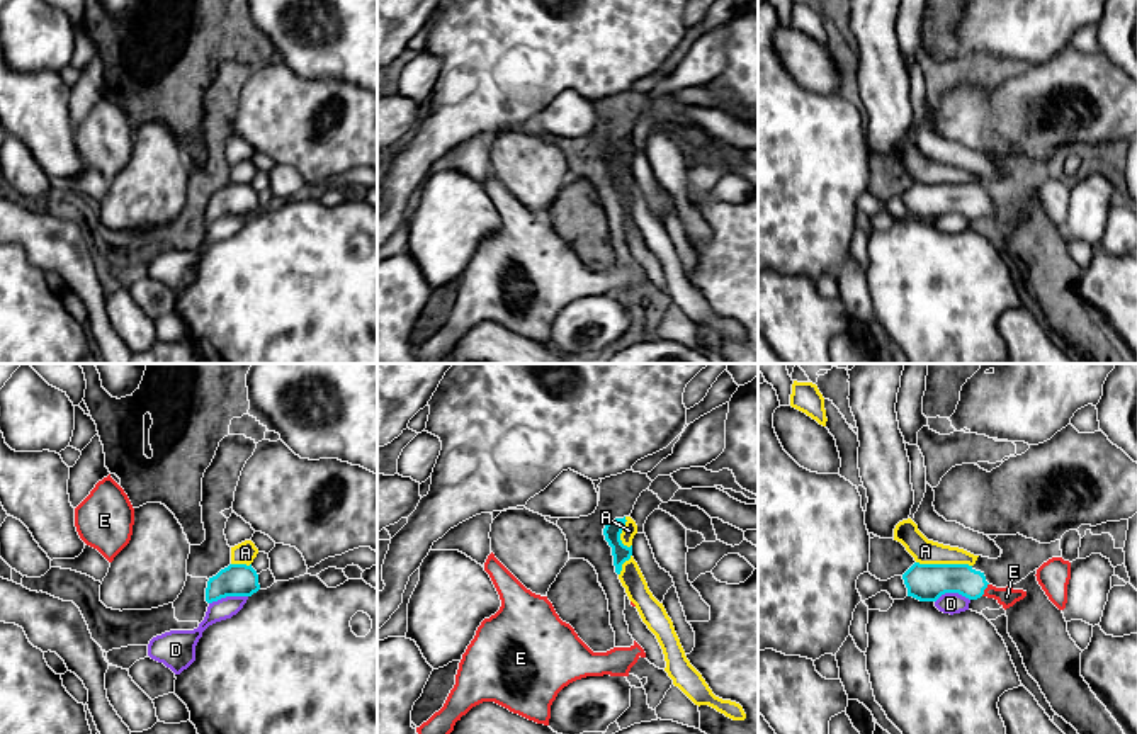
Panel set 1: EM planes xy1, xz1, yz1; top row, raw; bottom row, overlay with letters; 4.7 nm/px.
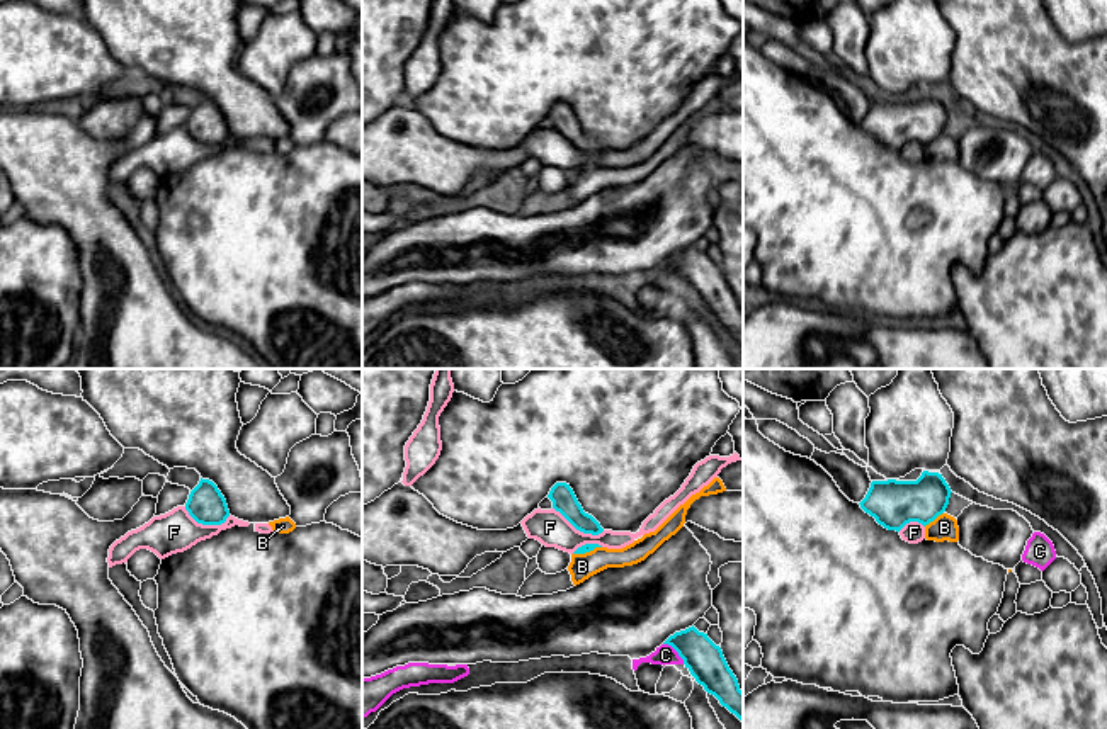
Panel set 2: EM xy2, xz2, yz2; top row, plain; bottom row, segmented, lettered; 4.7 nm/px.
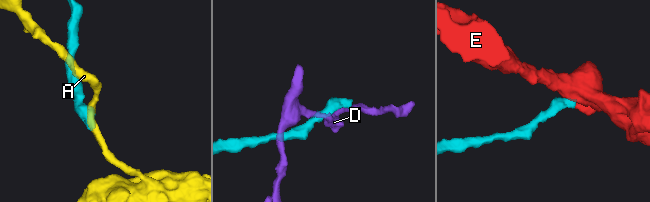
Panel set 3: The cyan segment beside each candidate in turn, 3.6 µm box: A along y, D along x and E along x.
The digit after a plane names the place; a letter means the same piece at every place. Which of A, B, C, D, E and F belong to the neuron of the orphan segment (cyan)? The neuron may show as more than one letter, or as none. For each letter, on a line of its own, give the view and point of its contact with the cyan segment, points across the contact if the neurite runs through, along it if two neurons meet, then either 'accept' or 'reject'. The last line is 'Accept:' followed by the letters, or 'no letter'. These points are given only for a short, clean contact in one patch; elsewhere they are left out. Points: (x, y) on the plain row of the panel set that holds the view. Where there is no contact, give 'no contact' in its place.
A: contact yz1 (944, 184); border yz1 (916, 180), (967, 182), (971, 186); reject
B: contact yz2 (932, 140); border yz2 (942, 131), (924, 145); reject
C: contact xz2 (675, 269); reject
D: contact xy1 (228, 214); border xy1 (247, 214), (226, 214), (209, 223); reject
E: contact yz1 (984, 208); way yz1 (933, 199), (964, 199), (984, 208), (1006, 216); accept
F: contact xz2 (579, 148); border xz2 (553, 126), (584, 152), (601, 153), (604, 150); reject
Accept: E

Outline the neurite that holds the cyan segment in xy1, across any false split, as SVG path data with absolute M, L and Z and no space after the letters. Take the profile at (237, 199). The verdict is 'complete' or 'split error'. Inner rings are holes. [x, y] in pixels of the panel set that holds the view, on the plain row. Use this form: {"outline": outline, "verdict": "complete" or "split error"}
{"outline": "M229 184L209 197L206 221L212 223L226 216L252 216L258 209L258 194L252 184Z", "verdict": "complete"}

